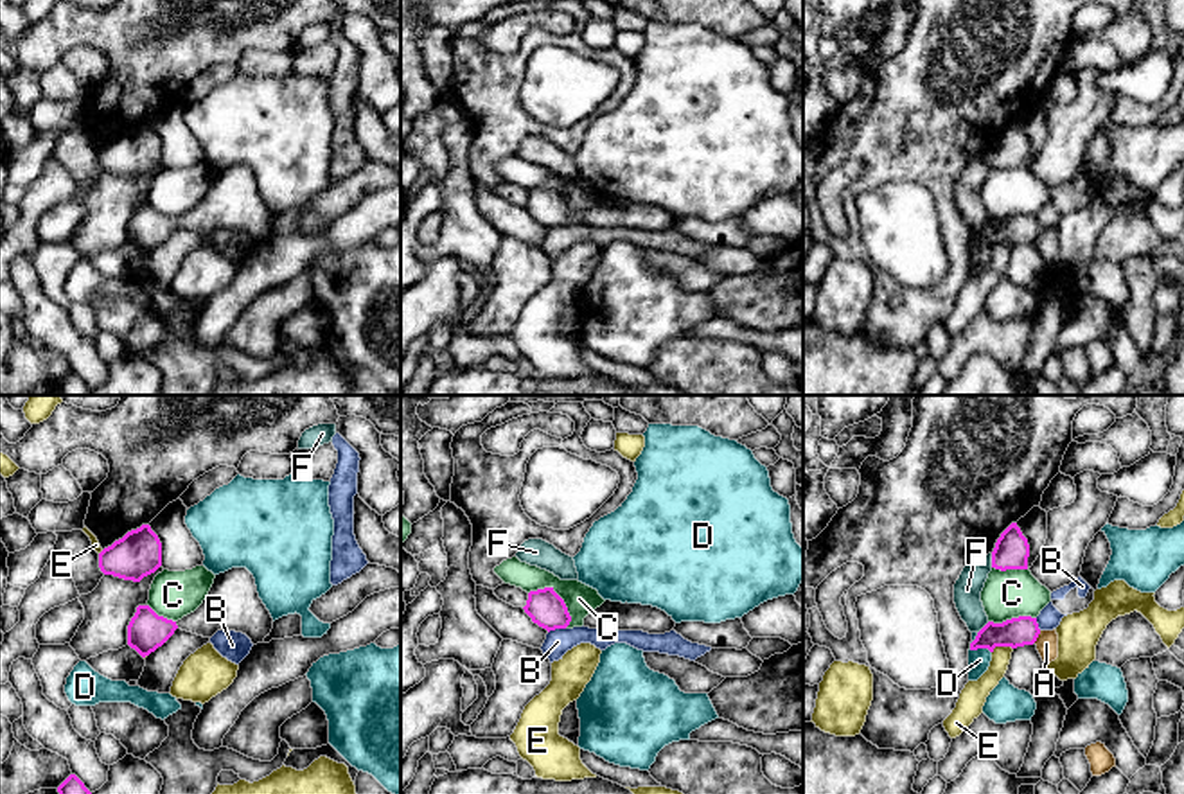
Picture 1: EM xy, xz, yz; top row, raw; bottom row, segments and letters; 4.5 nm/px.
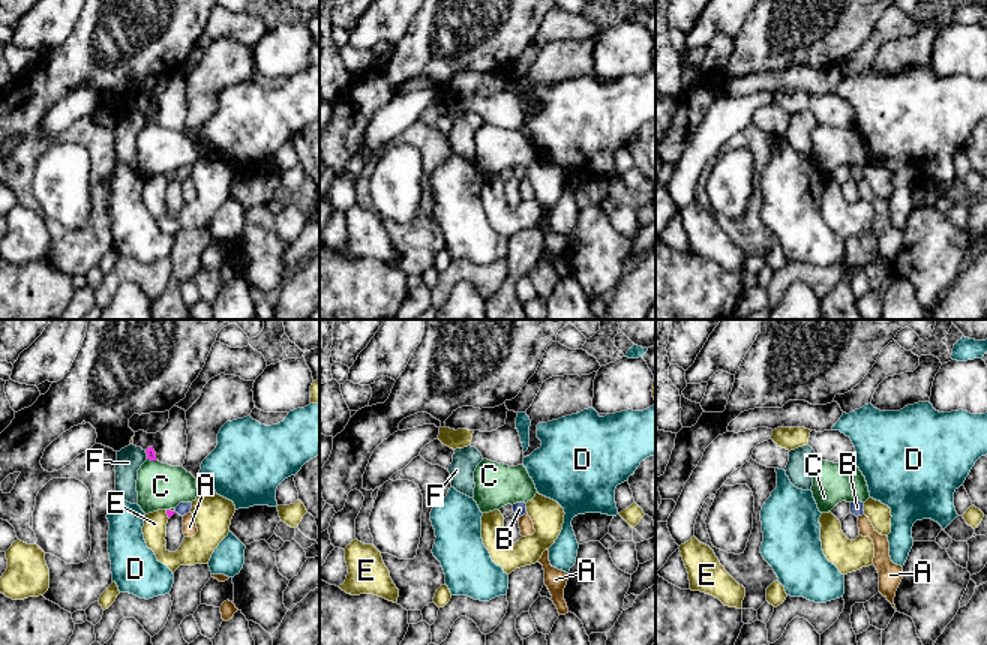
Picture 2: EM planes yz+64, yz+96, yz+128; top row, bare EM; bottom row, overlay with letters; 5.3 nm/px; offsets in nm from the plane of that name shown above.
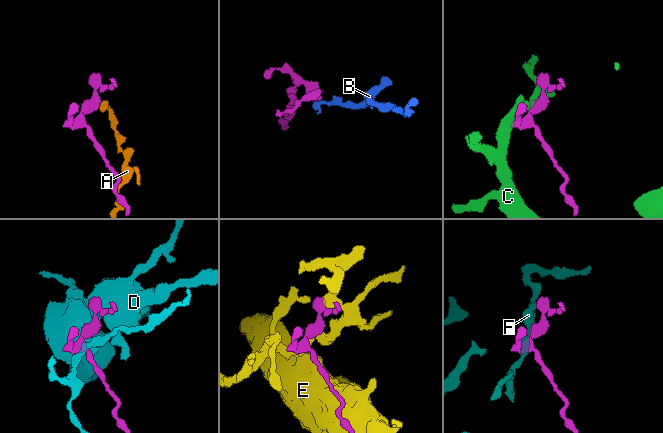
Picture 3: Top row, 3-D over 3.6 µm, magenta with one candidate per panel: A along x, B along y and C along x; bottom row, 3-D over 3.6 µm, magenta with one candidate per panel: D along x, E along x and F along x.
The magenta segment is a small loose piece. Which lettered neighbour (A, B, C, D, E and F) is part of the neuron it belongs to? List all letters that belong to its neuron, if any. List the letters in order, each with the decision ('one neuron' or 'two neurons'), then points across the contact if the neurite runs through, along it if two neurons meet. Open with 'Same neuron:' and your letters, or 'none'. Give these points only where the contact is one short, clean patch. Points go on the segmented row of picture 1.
Same neuron: none
A: two neurons
B: two neurons; border xz (565, 627), (556, 627), (548, 633)
C: two neurons
D: two neurons
E: two neurons
F: two neurons

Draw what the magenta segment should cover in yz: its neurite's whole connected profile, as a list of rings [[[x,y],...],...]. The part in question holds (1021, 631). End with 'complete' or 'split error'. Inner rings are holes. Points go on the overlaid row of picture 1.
[[[1019,616],[1003,623],[988,622],[970,643],[970,650],[988,648],[994,652],[995,647],[1024,647],[1033,645],[1040,634],[1037,618]]]; complete

